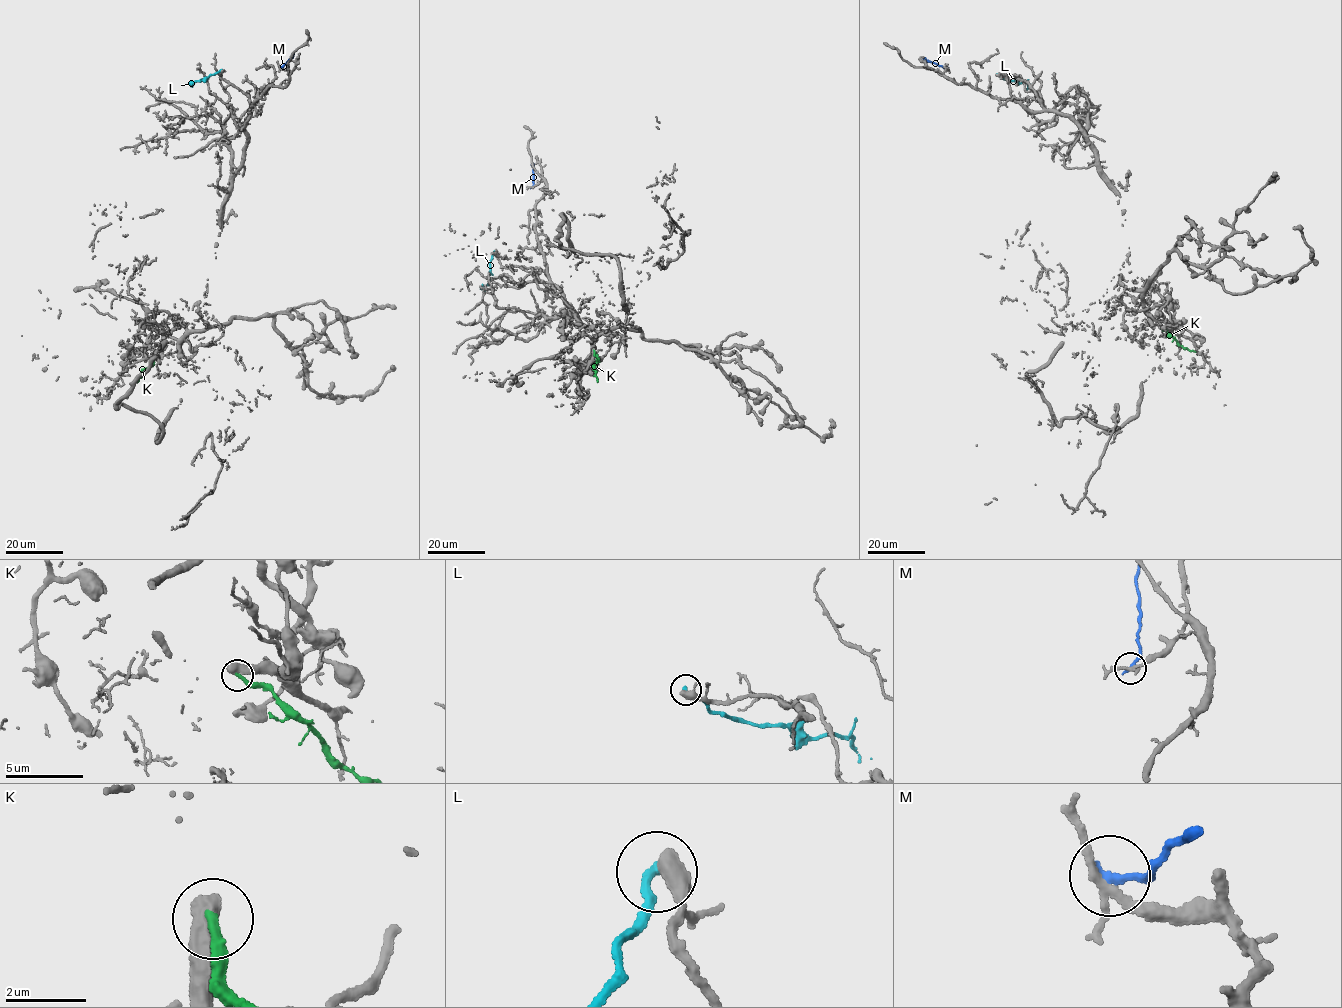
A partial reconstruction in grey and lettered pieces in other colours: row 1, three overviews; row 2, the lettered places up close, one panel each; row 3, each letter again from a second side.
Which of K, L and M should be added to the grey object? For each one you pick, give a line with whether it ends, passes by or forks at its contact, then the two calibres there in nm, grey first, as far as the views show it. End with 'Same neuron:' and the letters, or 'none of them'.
K: it ends | 700/240 nm
Same neuron: K

